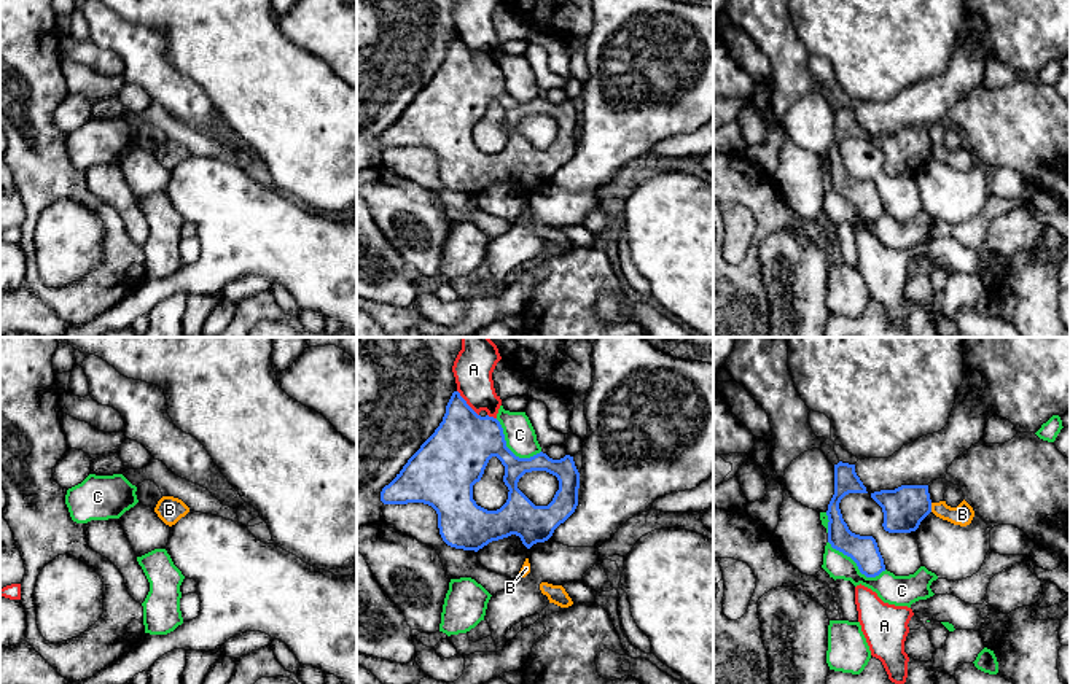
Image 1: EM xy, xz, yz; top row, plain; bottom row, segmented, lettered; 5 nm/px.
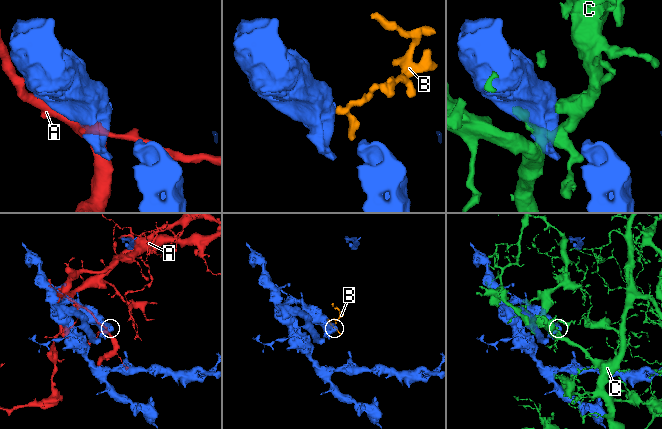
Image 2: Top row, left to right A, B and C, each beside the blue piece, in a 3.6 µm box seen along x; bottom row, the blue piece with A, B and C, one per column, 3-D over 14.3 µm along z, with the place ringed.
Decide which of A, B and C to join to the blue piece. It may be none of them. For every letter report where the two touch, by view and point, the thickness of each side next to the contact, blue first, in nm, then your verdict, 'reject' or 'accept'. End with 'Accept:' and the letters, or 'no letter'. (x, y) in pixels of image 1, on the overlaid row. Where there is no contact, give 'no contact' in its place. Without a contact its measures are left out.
A: xz (465, 403) | 320/200 nm | reject
B: yz (930, 508) | 220/100 nm | reject
C: yz (857, 565) | 150/150 nm | reject
Accept: no letter

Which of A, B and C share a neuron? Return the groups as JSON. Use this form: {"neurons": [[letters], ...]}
{"neurons": [["A"], ["B"], ["C"]]}

